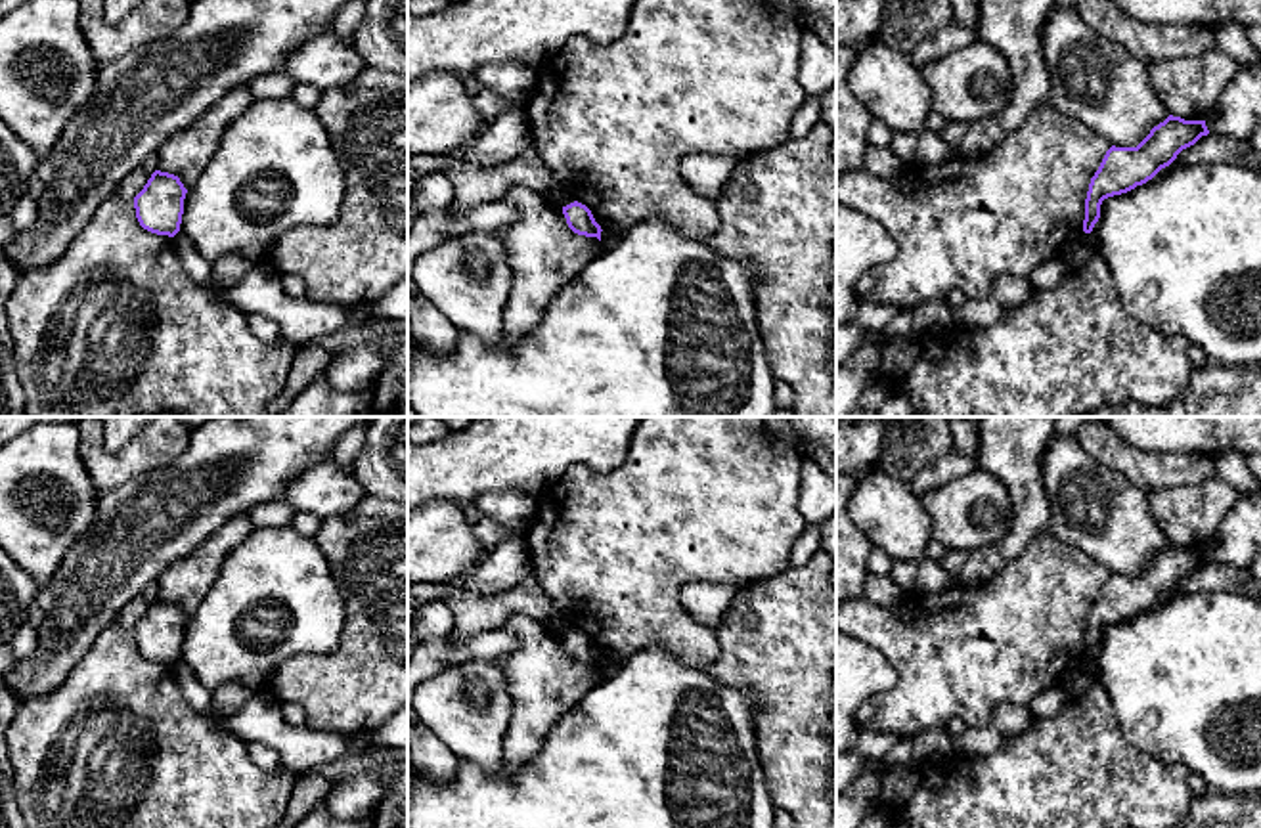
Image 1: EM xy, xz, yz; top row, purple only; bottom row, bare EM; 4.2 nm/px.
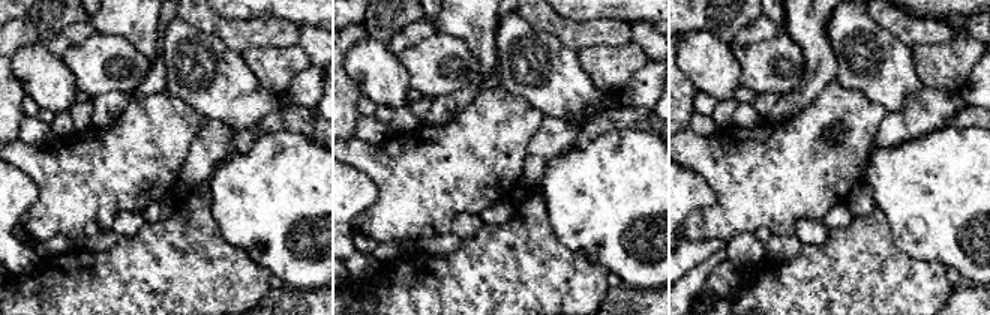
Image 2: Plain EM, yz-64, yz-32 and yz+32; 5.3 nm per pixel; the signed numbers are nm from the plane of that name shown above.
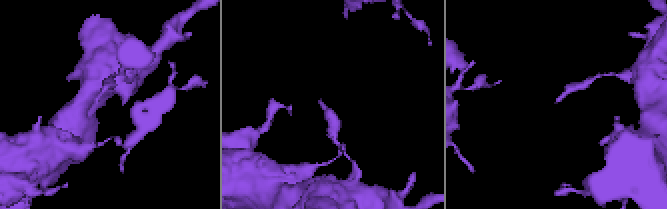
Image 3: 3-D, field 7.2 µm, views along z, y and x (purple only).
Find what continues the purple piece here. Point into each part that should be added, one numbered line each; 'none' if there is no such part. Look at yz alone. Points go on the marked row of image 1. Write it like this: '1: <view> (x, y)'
none

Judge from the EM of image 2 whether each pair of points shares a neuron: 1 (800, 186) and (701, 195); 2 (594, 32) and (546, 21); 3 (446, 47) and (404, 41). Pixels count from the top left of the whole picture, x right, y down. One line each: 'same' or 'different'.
1: different
2: same
3: different

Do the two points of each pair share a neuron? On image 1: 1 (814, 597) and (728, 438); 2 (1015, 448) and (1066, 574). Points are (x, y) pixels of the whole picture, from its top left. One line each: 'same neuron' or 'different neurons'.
1: different neurons
2: different neurons

